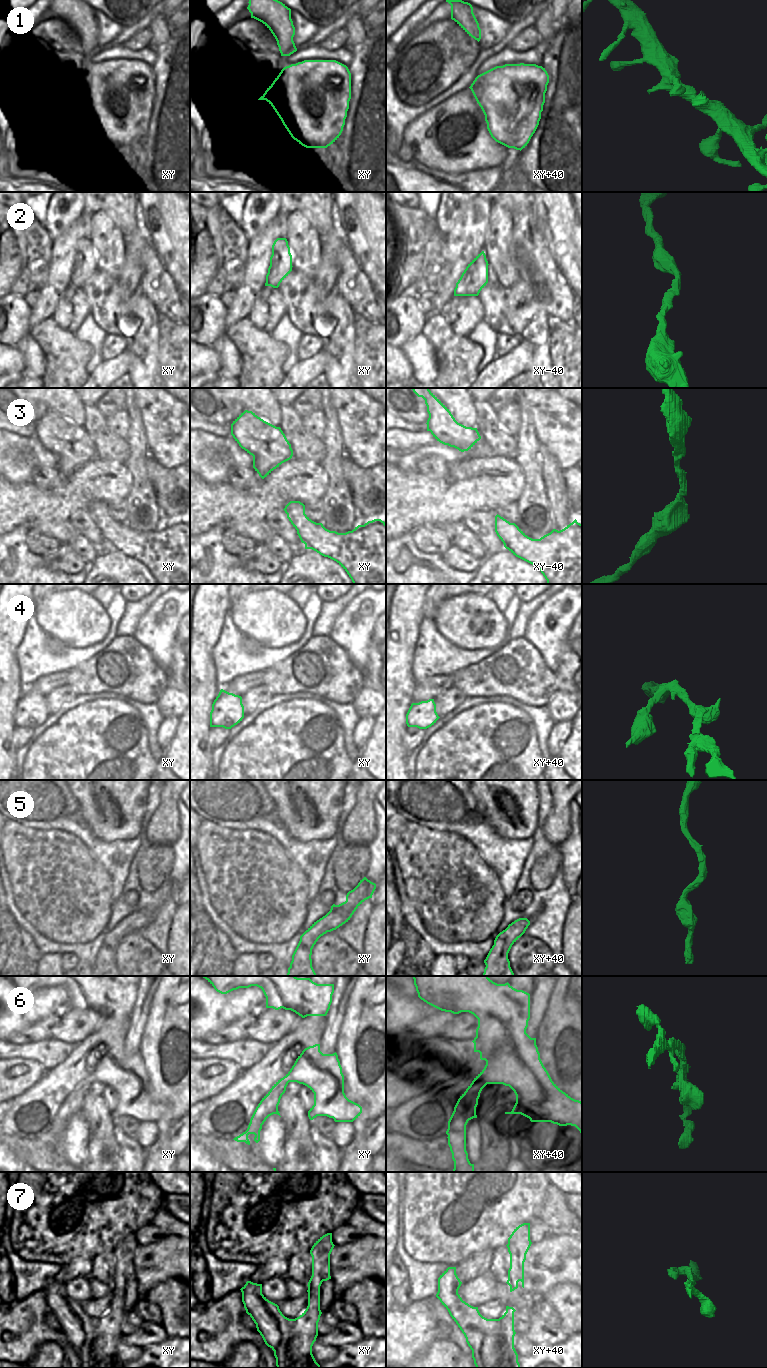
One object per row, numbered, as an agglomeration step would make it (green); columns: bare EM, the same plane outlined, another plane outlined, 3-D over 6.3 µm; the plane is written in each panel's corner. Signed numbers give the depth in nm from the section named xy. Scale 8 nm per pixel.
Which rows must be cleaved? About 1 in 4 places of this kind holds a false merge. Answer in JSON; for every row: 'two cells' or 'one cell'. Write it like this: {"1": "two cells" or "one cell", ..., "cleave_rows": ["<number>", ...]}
{"1": "one cell", "2": "one cell", "3": "one cell", "4": "one cell", "5": "one cell", "6": "one cell", "7": "one cell", "cleave_rows": []}

